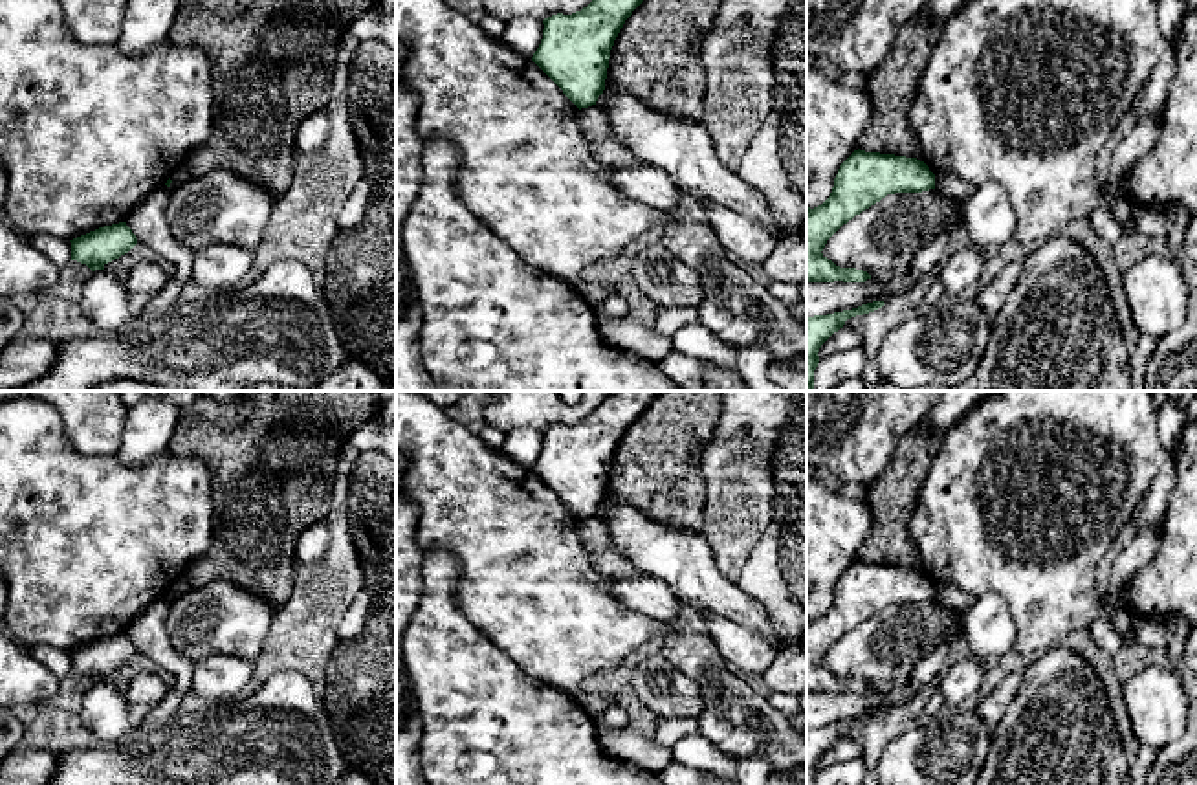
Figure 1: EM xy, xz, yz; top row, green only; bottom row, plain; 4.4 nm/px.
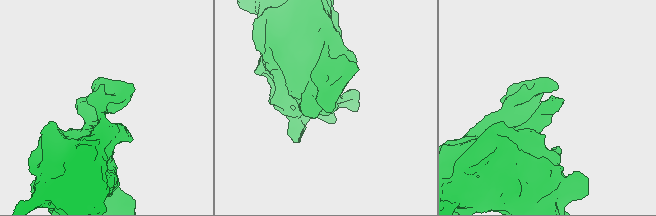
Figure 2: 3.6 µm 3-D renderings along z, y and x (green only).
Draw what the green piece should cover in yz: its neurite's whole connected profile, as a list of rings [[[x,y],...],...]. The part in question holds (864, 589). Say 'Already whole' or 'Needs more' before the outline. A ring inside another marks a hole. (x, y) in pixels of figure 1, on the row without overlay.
Already whole. [[[854,561],[838,580],[830,607],[818,618],[807,618],[807,691],[865,693],[871,686],[856,679],[840,679],[821,662],[827,651],[849,631],[887,605],[935,600],[935,585],[917,570],[895,565]]]

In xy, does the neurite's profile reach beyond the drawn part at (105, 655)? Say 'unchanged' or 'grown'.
unchanged

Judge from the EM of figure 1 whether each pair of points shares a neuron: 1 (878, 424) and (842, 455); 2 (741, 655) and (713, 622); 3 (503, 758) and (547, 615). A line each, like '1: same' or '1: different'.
1: same
2: same
3: different

